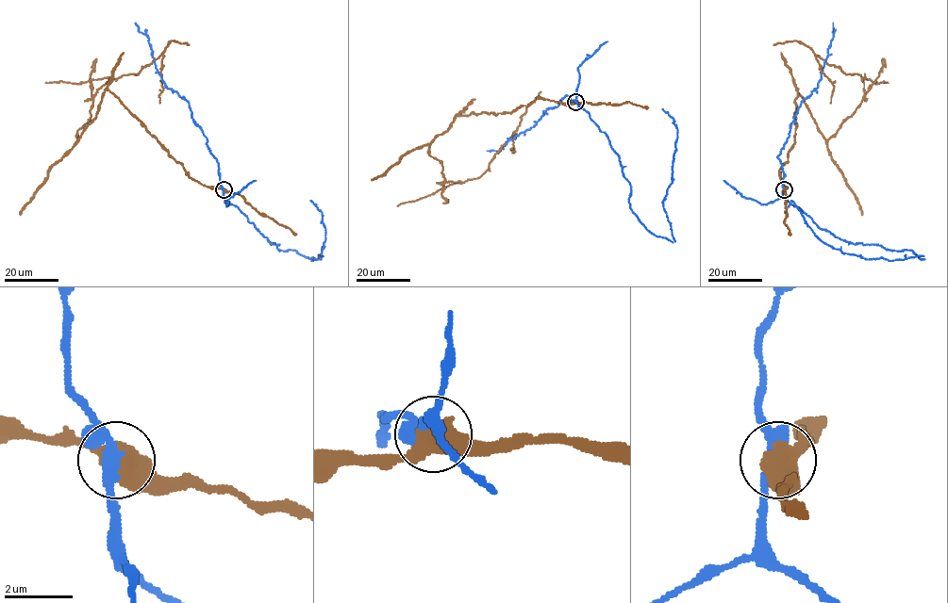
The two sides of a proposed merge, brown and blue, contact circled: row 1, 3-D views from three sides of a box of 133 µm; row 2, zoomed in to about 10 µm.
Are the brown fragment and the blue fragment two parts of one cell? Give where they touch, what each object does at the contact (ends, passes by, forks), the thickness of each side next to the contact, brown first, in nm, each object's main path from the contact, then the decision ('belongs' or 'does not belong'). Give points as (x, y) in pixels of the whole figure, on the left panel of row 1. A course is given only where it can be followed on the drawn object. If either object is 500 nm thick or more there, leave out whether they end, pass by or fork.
at (224, 189); 600 nm thick on the brown side, 320 nm on the other; brown runs (224, 189), (192, 180), (107, 89), (78, 139), (95, 92), (162, 54), (159, 103); blue runs (224, 189), (271, 244), (305, 257), (324, 256), (316, 260), (325, 230), (310, 200); does not belong

